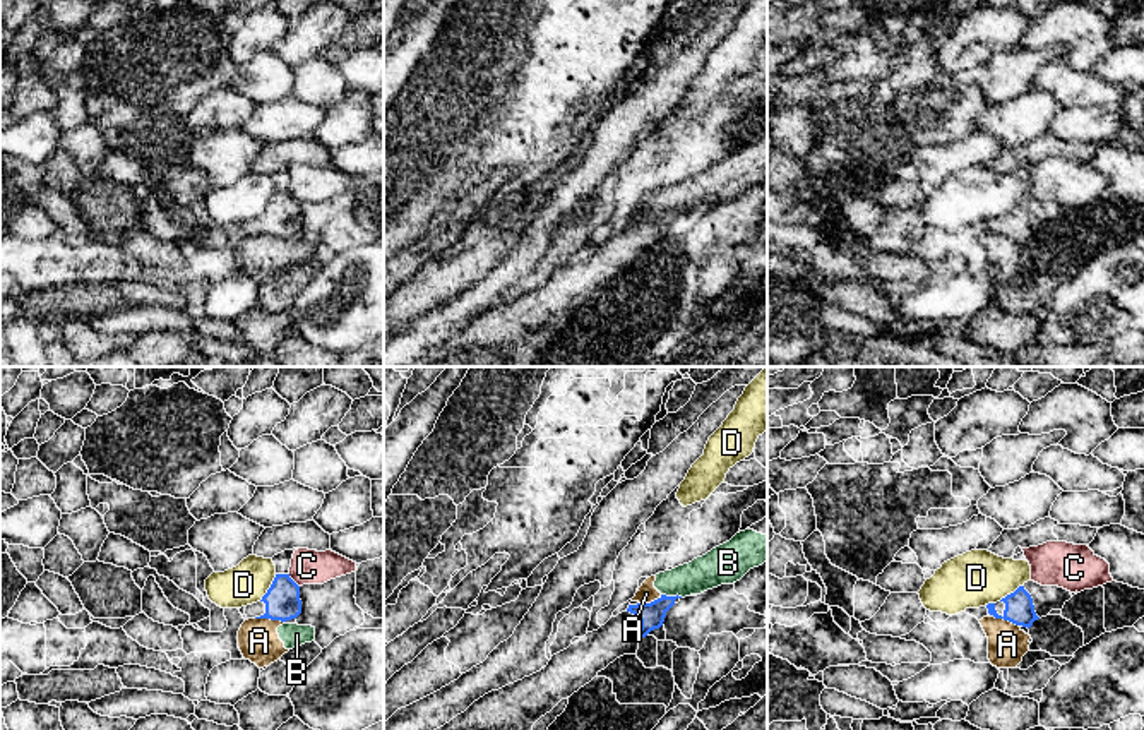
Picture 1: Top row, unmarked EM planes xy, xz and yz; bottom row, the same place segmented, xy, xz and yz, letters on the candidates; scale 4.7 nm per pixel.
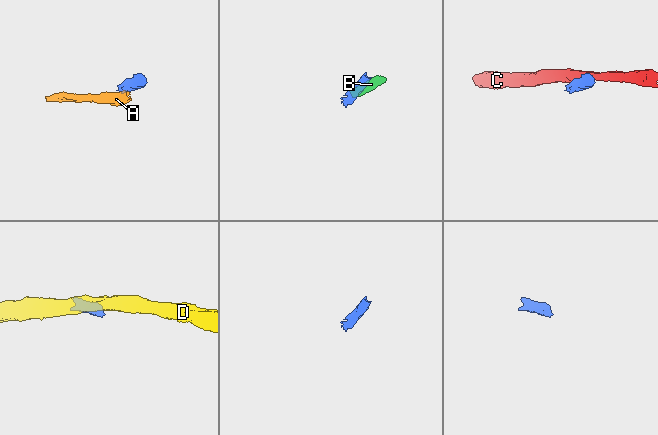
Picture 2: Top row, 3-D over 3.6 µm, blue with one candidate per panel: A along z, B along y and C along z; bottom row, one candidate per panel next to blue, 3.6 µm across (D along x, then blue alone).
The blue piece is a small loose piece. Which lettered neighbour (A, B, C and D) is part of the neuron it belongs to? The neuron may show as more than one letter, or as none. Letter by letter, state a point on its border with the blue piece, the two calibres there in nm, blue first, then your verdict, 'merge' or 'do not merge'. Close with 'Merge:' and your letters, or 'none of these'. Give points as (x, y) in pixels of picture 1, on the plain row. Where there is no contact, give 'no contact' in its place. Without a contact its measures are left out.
A: xy (271, 235) | 160/190 nm | do not merge
B: xz (672, 213) | 120/170 nm | do not merge
C: xy (291, 196) | 160/160 nm | do not merge
D: xy (269, 204) | 160/190 nm | do not merge
Merge: none of these

